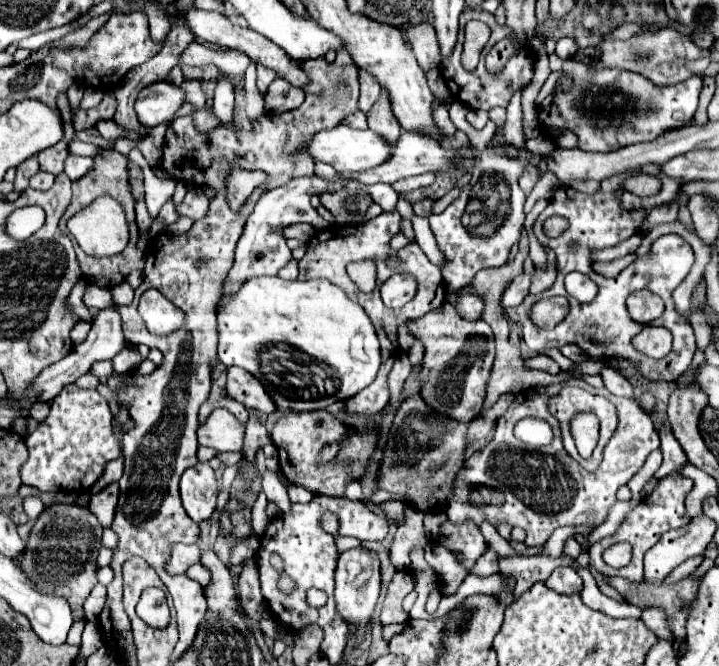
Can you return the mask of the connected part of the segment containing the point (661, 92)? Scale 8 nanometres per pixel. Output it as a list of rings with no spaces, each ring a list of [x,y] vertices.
[[[551,56],[553,70],[563,70],[565,76],[573,78],[569,92],[555,90],[543,102],[539,124],[555,136],[567,128],[579,136],[581,150],[611,152],[621,146],[647,142],[657,138],[665,130],[681,128],[693,118],[701,92],[701,78],[691,76],[689,80],[675,86],[655,86],[647,78],[627,70],[593,70],[591,66],[577,64],[575,60],[559,60]]]

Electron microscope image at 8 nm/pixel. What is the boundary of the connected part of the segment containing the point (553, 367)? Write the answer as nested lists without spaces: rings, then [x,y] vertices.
[[[537,354],[533,358],[527,358],[525,360],[525,366],[531,368],[531,370],[545,370],[545,372],[551,372],[551,374],[555,374],[555,372],[561,370],[559,364],[553,358],[545,356],[545,354]]]

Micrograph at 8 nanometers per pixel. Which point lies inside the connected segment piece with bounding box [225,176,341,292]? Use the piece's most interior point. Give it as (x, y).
(262, 251)

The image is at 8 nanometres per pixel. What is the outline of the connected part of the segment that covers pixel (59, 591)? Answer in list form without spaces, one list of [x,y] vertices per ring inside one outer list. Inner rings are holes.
[[[57,502],[45,506],[29,532],[25,550],[13,562],[35,582],[41,594],[67,598],[75,620],[83,620],[83,602],[97,584],[97,554],[101,546],[99,522],[89,508]]]

